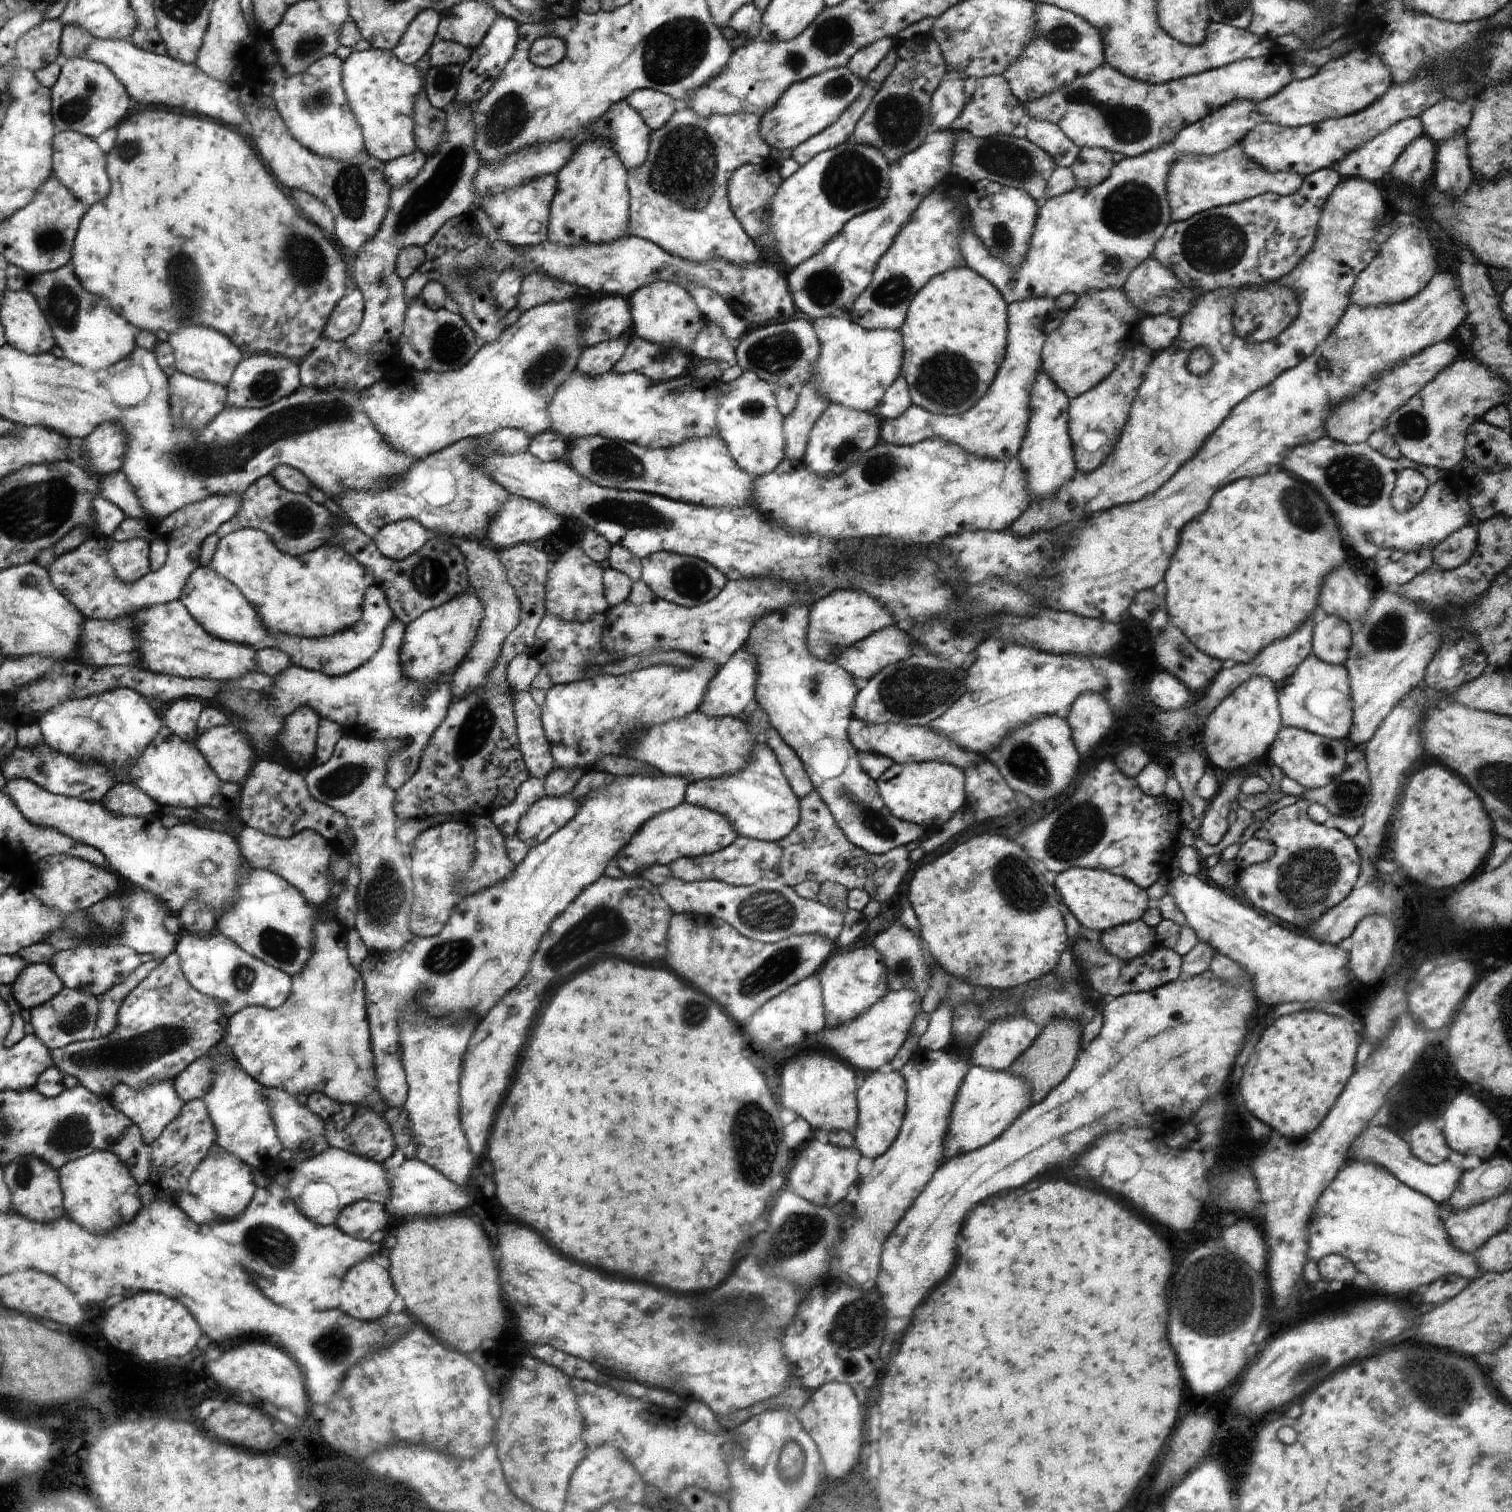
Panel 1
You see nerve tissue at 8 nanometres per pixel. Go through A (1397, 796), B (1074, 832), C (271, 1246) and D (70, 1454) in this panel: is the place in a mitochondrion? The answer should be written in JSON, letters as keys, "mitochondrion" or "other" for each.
{"A":"other","B":"mitochondrion","C":"mitochondrion","D":"other"}

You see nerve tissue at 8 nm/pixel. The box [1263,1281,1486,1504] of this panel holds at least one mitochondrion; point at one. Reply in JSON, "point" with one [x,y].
{"point":[1448,1393]}

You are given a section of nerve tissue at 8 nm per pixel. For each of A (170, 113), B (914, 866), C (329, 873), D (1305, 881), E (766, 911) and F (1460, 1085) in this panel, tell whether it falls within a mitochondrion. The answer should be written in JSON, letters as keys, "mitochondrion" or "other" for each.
{"A":"other","B":"other","C":"other","D":"mitochondrion","E":"mitochondrion","F":"other"}

